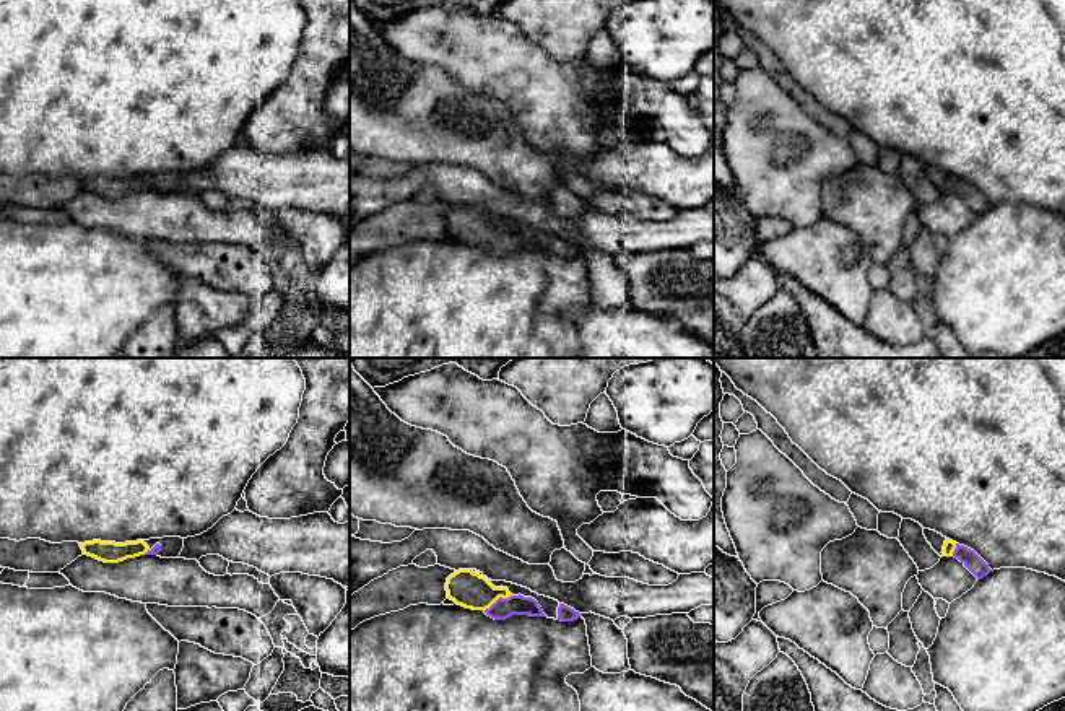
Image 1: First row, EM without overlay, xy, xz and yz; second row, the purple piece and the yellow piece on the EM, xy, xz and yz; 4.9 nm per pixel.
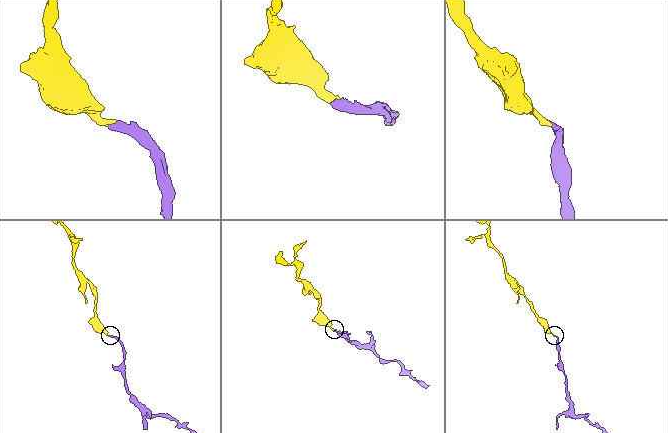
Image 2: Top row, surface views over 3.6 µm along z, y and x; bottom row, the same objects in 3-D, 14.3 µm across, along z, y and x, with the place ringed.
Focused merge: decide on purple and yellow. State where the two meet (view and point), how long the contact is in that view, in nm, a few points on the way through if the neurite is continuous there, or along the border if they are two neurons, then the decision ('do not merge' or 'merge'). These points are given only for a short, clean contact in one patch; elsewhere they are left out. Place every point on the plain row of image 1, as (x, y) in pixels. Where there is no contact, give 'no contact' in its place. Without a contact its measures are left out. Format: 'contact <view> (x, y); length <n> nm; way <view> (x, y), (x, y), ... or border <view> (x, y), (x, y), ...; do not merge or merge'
contact xz (499, 233); length 160 nm; way xz (501, 244), (499, 233), (486, 233), (465, 223); merge

